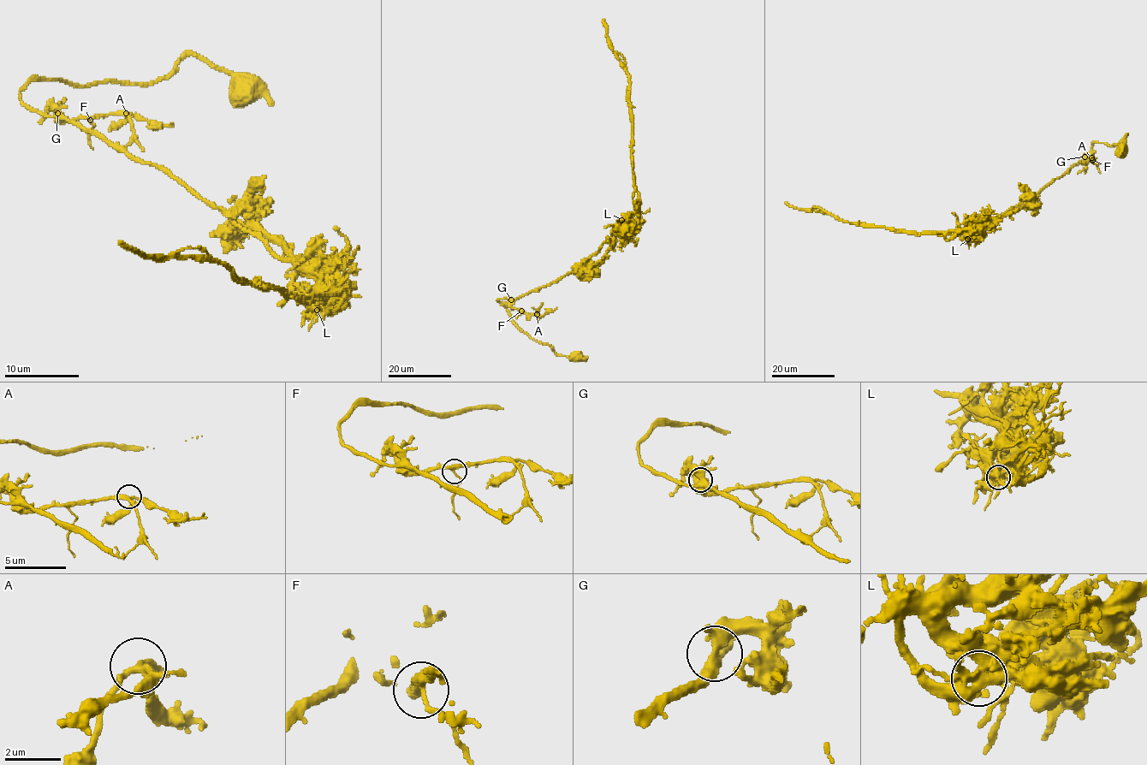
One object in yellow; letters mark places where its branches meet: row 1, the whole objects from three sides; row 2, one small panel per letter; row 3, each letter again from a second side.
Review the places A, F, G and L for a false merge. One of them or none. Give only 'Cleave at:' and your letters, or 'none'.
Cleave at: L

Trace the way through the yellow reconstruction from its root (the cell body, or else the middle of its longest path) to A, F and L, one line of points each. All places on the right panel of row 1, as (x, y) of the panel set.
A: (1013, 207), (1066, 173), (1088, 154), (1091, 160), (1094, 158), (1091, 157)
F: (1013, 207), (1066, 173), (1088, 154), (1092, 160)
L: (1013, 207), (980, 222), (967, 240)

